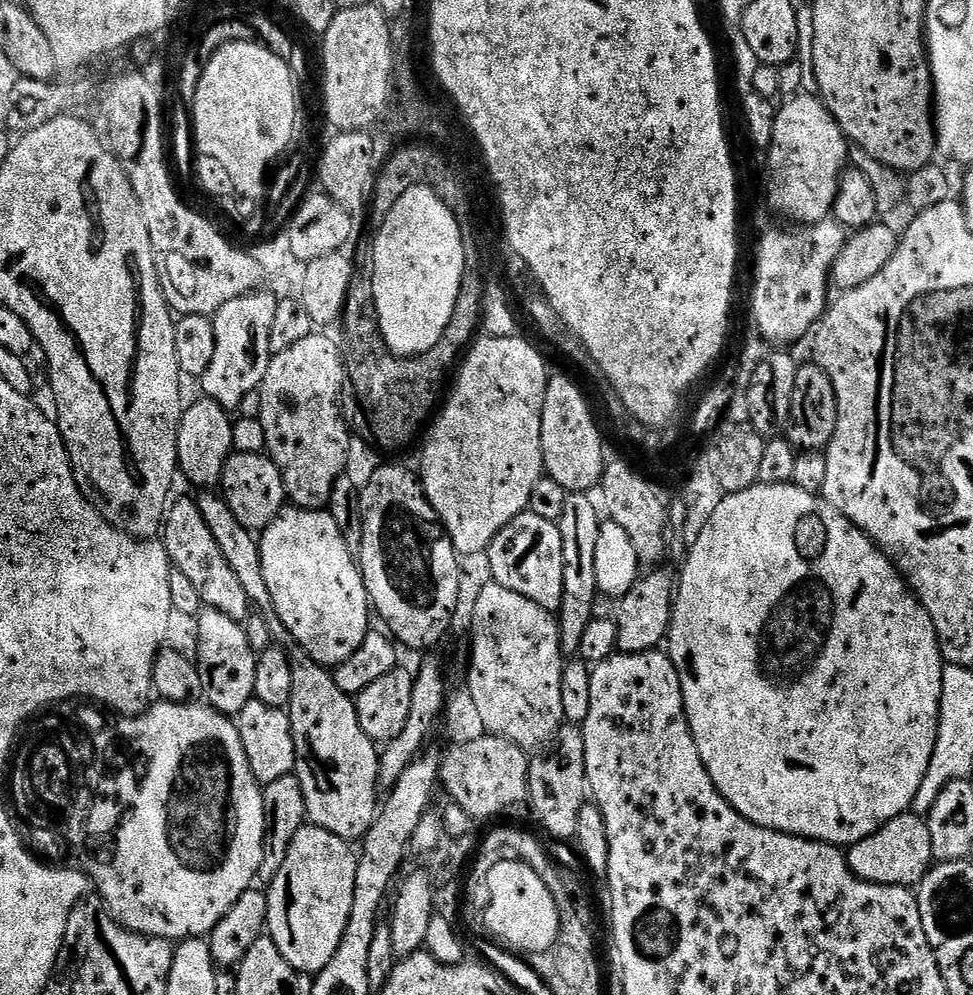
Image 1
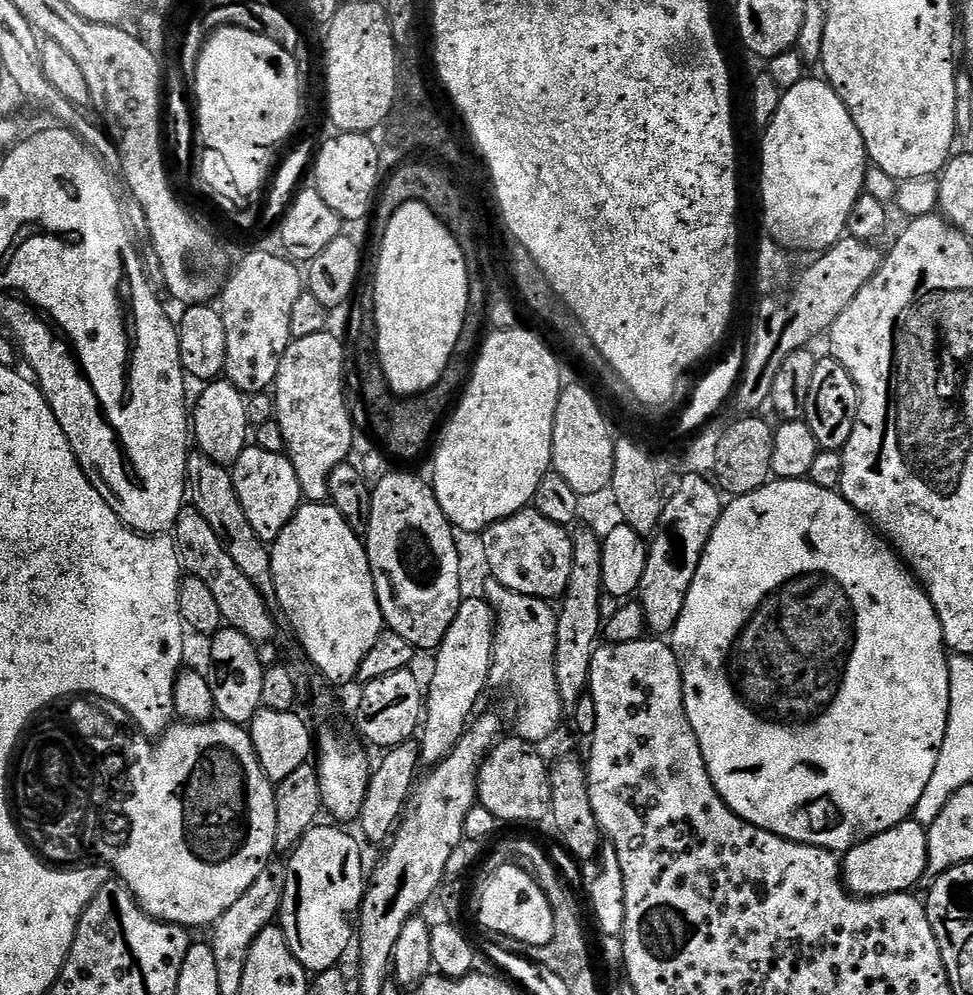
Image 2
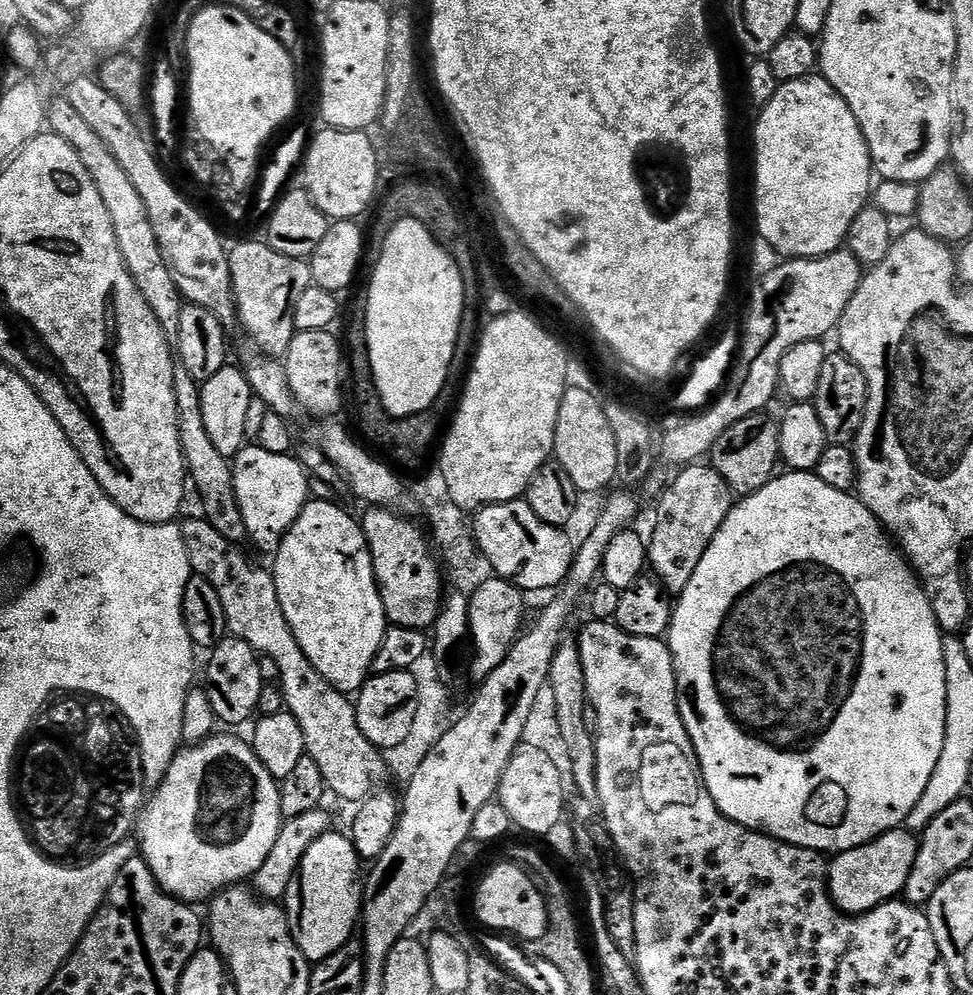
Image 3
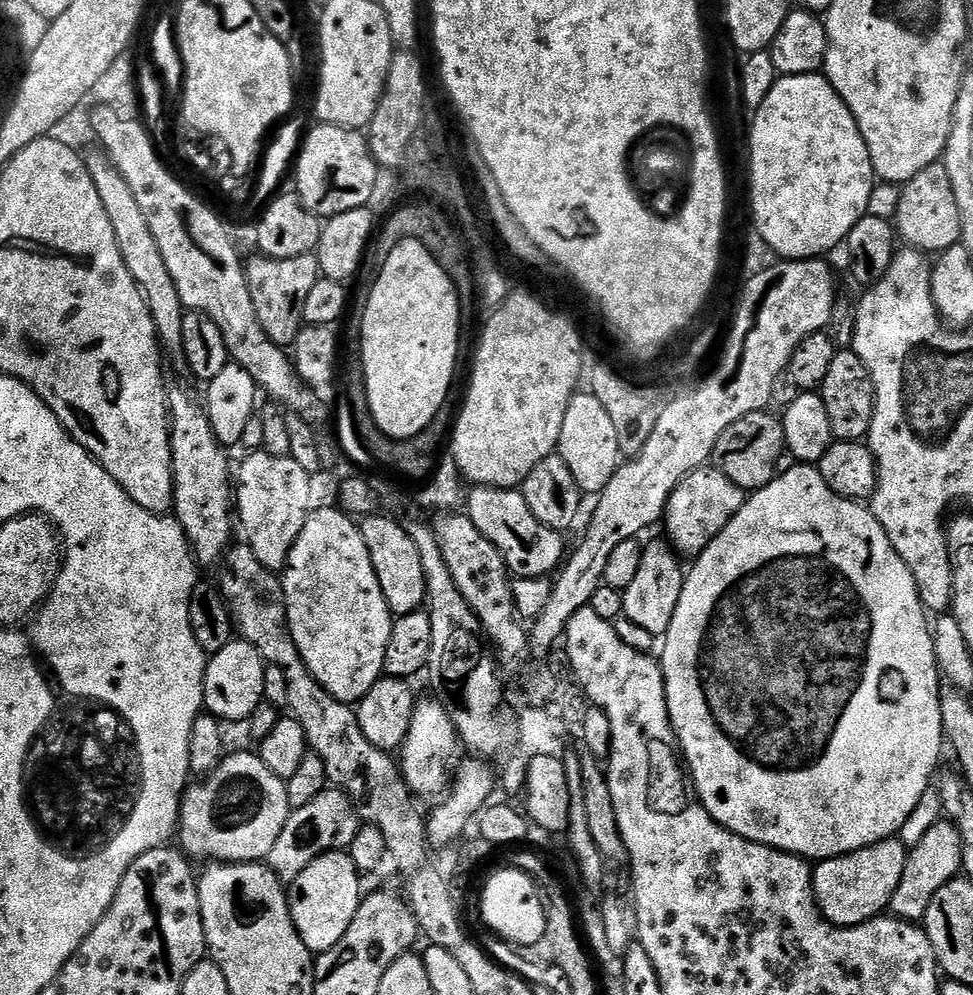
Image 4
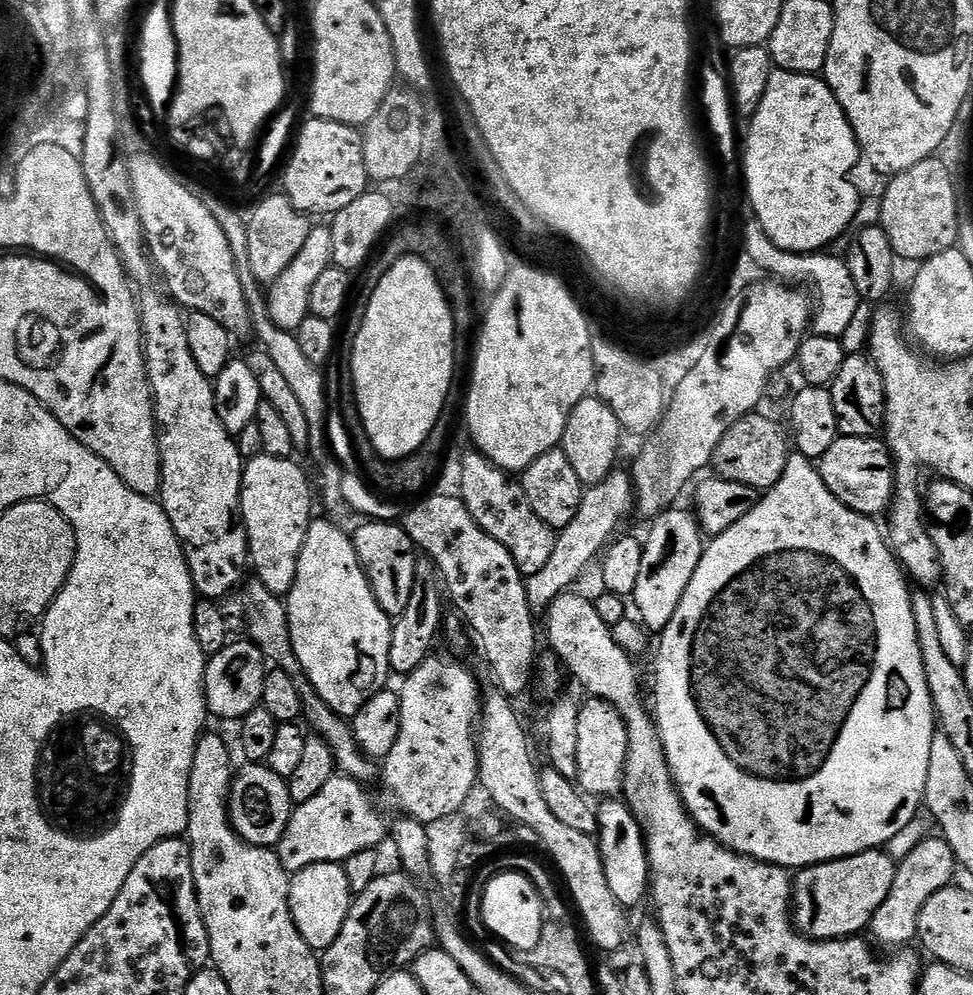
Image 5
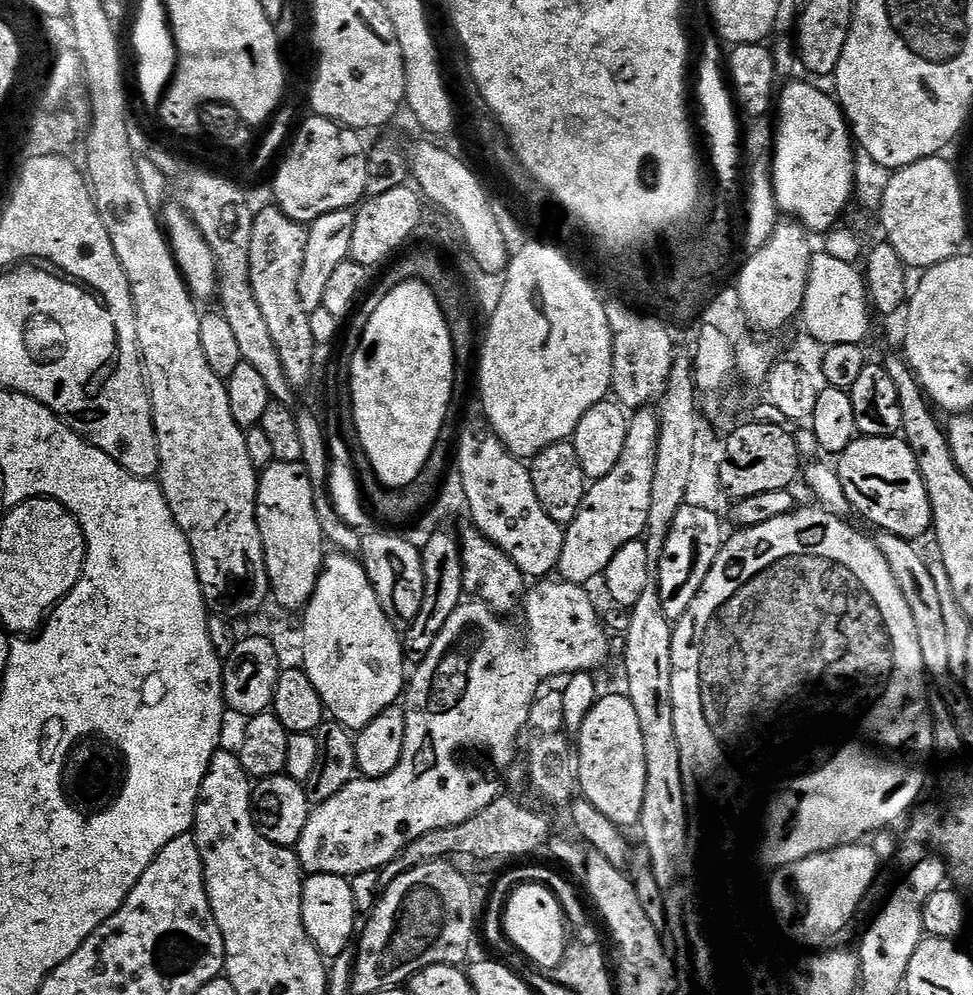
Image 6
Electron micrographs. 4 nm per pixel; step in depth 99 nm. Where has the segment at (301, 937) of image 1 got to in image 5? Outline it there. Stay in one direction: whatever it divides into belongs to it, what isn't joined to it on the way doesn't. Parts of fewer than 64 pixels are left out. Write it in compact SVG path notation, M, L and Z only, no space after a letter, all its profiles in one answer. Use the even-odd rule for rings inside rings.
M315 864L291 877L290 906L292 917L312 951L323 954L342 934L342 926L348 921L348 911L354 903L354 893L344 872L343 864Z

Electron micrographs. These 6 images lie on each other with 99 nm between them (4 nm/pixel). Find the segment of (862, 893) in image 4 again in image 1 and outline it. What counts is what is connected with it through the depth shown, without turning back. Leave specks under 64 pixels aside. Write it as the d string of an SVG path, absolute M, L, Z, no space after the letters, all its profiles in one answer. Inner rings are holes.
M915 814L895 816L875 834L847 849L848 865L859 880L871 884L899 884L916 886L933 867L932 842L925 817Z

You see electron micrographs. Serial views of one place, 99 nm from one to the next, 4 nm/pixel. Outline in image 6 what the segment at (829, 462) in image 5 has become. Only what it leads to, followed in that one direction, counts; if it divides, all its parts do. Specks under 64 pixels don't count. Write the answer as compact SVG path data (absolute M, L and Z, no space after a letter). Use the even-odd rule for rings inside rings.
M857 435L846 446L844 452L839 453L840 464L835 465L837 474L840 476L844 496L849 505L857 508L868 520L873 520L884 532L893 532L896 536L903 536L905 540L919 541L919 536L924 536L933 531L932 527L932 503L926 490L926 482L920 473L918 458L914 450L908 445L908 441L899 435Z

